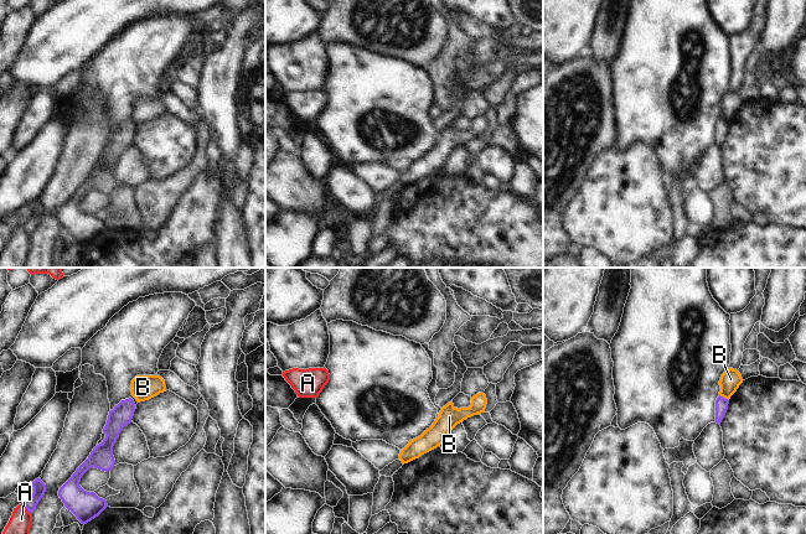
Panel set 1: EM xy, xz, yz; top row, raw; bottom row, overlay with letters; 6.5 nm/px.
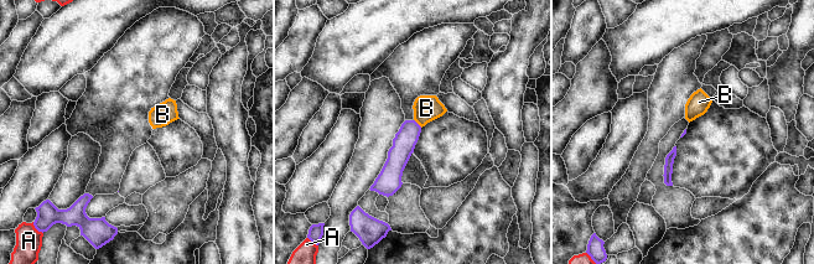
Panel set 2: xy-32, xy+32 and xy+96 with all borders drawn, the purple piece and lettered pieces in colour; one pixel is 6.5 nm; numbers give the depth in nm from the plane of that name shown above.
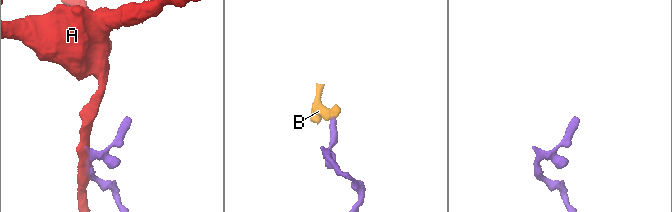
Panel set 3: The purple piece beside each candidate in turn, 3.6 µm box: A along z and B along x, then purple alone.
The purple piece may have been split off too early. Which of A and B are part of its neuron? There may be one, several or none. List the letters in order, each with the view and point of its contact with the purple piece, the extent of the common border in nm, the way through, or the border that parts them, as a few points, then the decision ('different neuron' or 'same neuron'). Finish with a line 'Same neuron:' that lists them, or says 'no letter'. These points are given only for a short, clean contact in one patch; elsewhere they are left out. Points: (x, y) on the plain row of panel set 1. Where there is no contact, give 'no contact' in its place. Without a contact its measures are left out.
A: contact xy (26, 231); length 100 nm; border xy (21, 226), (31, 236); different neuron
B: contact yz (724, 120); length 80 nm; border yz (719, 117), (728, 123); different neuron
Same neuron: no letter

